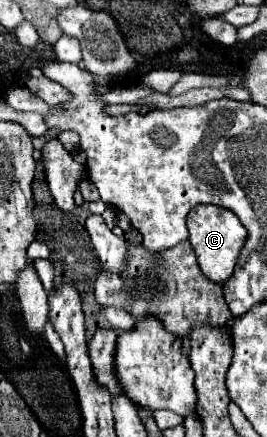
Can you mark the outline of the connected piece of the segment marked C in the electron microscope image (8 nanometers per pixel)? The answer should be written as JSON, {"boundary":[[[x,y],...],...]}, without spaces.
{"boundary":[[[199,205],[191,211],[191,215],[187,219],[187,227],[191,233],[189,243],[195,251],[197,265],[203,271],[203,275],[215,283],[223,283],[225,279],[229,279],[233,275],[239,251],[245,243],[245,229],[239,223],[239,219],[235,219],[235,215],[223,207]]]}

